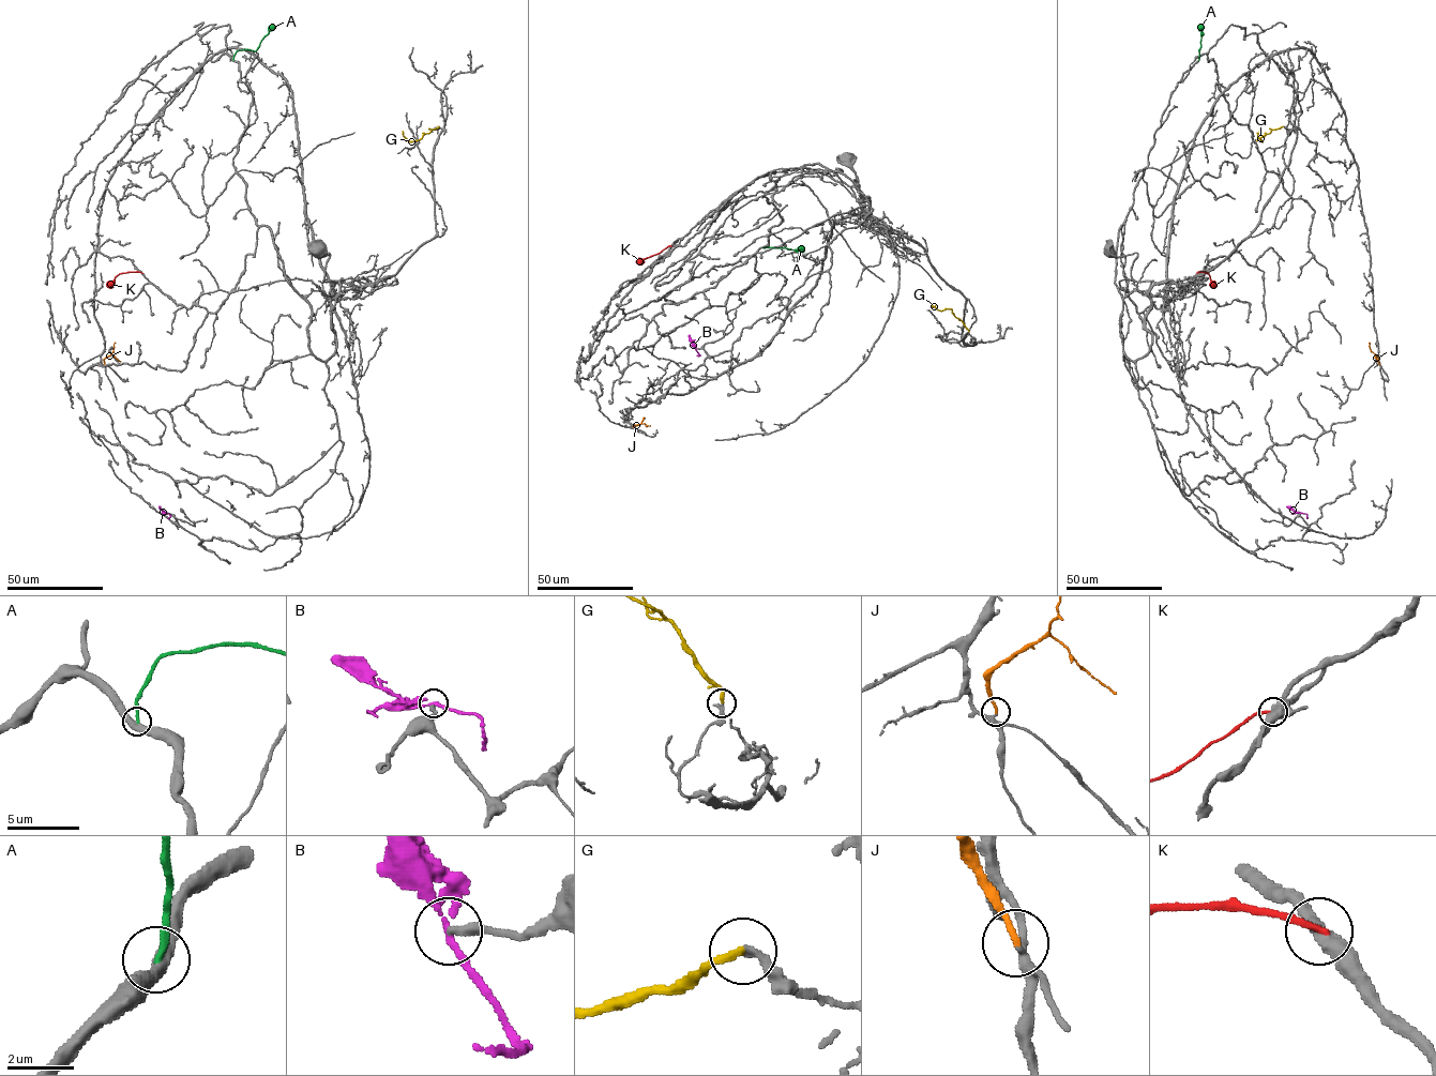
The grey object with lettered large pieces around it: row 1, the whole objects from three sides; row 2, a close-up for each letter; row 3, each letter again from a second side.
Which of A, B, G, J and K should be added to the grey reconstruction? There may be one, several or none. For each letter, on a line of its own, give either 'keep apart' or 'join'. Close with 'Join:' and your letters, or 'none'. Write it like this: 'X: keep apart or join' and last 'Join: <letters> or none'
A: keep apart
B: keep apart
G: join
J: join
K: keep apart
Join: G, J

